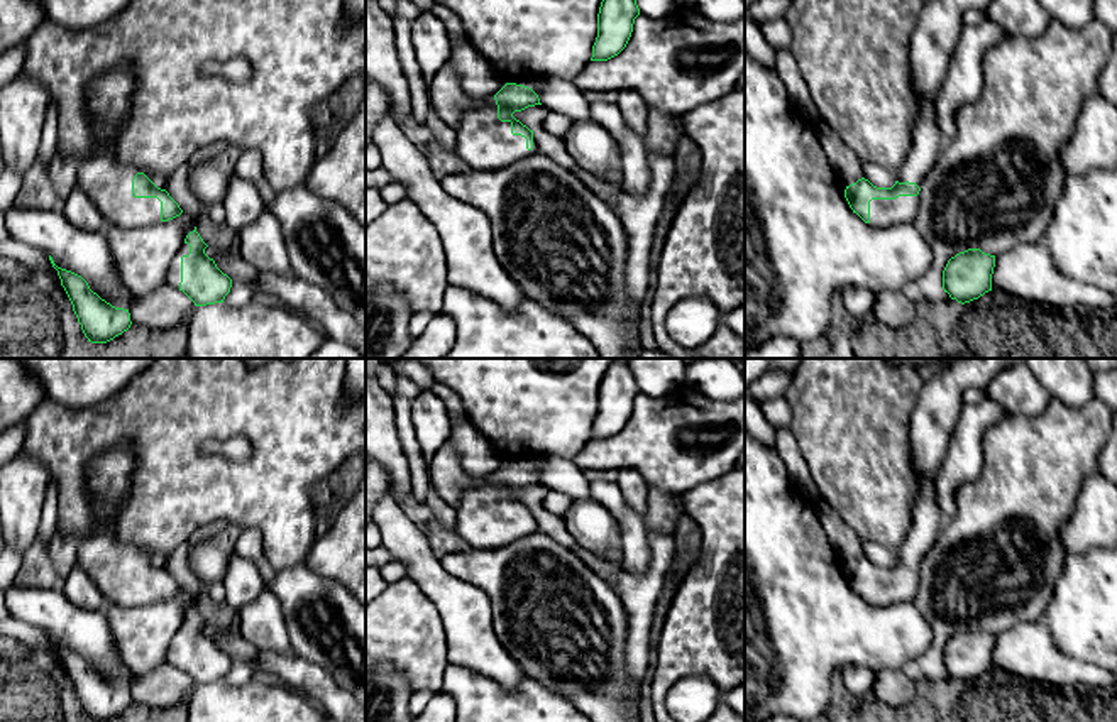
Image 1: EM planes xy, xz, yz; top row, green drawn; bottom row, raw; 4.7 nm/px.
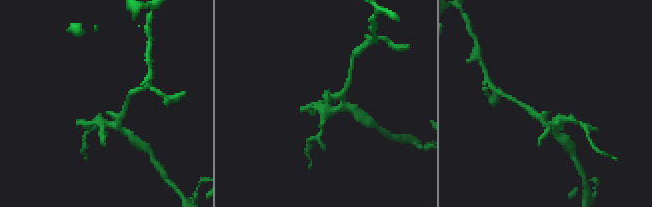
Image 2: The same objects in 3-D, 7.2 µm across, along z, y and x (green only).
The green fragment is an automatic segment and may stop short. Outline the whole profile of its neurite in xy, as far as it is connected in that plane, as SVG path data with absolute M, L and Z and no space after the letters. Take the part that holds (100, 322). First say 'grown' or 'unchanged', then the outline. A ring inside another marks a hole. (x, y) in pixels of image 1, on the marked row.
unchanged | M51 255L49 260L58 271L61 286L88 342L107 343L130 328L129 309L112 306L93 293L81 276L58 267Z

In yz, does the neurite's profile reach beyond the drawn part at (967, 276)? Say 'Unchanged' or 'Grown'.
Unchanged

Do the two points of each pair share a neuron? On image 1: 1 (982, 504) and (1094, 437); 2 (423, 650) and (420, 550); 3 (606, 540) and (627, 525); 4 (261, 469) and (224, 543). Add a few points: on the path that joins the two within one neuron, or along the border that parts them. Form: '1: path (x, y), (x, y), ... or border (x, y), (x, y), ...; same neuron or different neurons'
1: path (1009, 499), (1067, 442); same neuron
2: border (407, 577), (432, 602), (444, 626); different neurons
3: border (593, 499), (616, 521), (621, 562); different neurons
4: border (229, 523), (241, 530); different neurons

